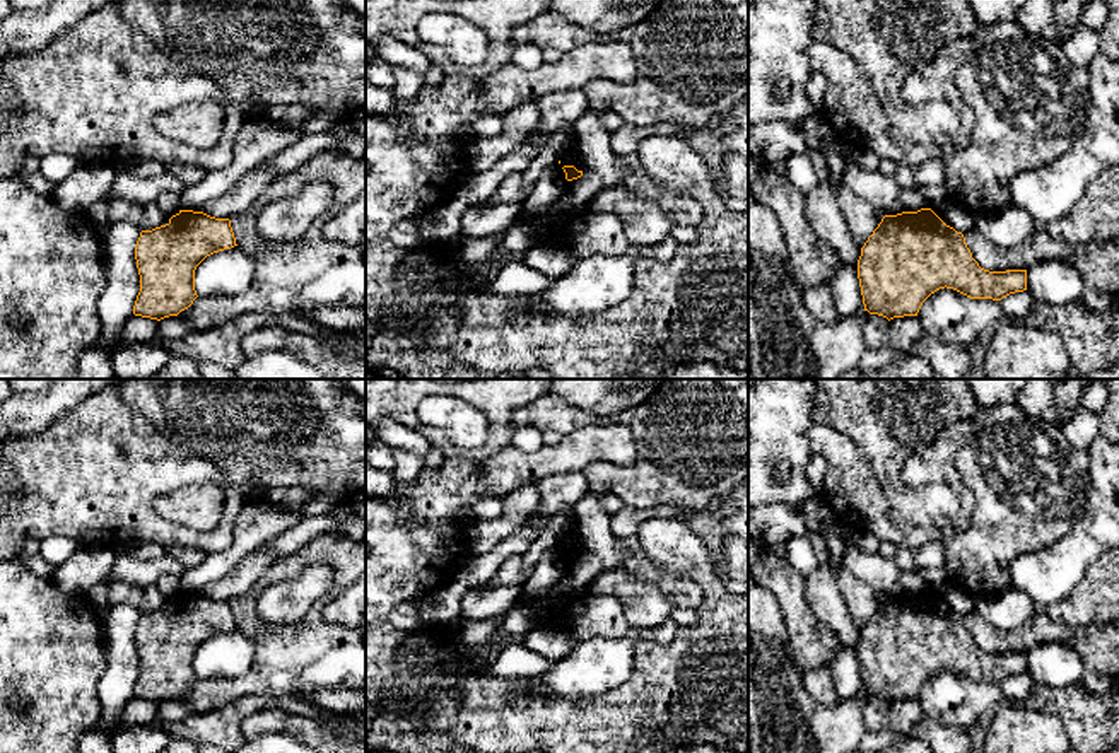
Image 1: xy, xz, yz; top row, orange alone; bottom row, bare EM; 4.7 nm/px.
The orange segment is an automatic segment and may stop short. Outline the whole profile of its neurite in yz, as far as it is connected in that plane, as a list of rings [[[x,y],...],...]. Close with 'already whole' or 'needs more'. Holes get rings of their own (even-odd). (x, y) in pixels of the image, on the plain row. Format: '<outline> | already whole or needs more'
[[[931,591],[885,598],[861,630],[858,661],[864,693],[888,703],[917,698],[923,685],[945,669],[993,683],[1027,673],[1027,652],[981,651],[964,616]]] | already whole

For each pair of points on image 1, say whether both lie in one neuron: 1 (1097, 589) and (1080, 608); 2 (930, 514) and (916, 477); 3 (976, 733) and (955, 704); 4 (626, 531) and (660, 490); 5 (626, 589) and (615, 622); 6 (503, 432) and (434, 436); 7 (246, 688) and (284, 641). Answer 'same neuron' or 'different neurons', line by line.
1: same neuron
2: different neurons
3: different neurons
4: different neurons
5: different neurons
6: same neuron
7: same neuron

